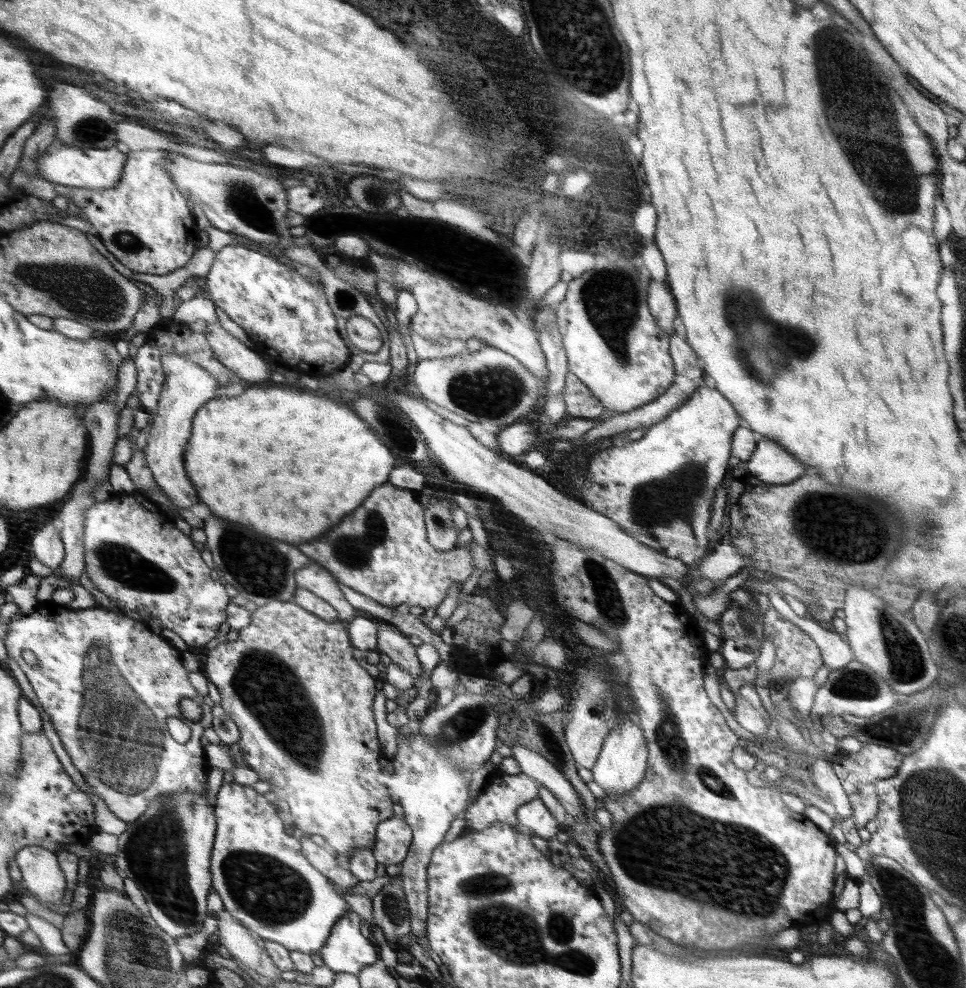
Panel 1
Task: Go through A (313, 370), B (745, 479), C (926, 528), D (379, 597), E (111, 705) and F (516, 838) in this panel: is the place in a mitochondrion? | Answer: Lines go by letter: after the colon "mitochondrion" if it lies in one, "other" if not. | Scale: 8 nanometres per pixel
A: other
B: other
C: mitochondrion
D: other
E: mitochondrion
F: other

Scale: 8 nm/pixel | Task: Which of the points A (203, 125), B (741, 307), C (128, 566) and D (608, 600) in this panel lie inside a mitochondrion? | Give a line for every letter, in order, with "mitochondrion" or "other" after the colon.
A: other
B: mitochondrion
C: mitochondrion
D: mitochondrion

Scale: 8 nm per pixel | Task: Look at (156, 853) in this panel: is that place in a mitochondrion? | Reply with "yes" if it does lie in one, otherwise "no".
yes

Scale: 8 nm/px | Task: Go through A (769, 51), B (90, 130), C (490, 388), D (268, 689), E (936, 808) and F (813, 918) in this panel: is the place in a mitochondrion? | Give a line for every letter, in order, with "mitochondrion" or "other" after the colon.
A: other
B: mitochondrion
C: mitochondrion
D: mitochondrion
E: mitochondrion
F: other

